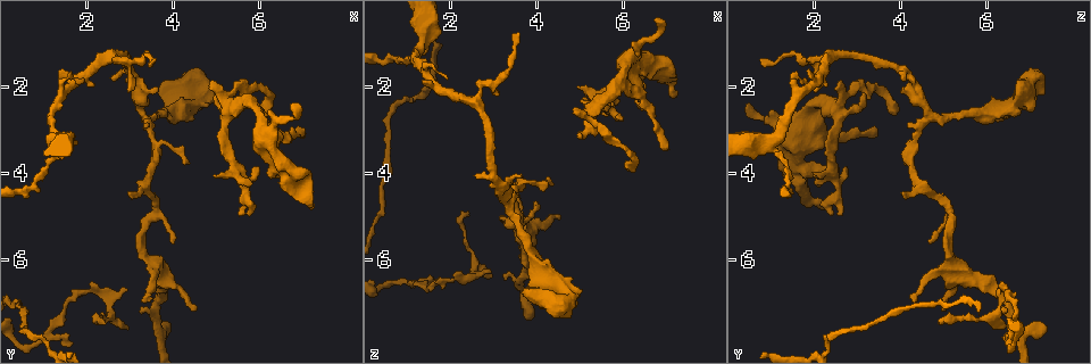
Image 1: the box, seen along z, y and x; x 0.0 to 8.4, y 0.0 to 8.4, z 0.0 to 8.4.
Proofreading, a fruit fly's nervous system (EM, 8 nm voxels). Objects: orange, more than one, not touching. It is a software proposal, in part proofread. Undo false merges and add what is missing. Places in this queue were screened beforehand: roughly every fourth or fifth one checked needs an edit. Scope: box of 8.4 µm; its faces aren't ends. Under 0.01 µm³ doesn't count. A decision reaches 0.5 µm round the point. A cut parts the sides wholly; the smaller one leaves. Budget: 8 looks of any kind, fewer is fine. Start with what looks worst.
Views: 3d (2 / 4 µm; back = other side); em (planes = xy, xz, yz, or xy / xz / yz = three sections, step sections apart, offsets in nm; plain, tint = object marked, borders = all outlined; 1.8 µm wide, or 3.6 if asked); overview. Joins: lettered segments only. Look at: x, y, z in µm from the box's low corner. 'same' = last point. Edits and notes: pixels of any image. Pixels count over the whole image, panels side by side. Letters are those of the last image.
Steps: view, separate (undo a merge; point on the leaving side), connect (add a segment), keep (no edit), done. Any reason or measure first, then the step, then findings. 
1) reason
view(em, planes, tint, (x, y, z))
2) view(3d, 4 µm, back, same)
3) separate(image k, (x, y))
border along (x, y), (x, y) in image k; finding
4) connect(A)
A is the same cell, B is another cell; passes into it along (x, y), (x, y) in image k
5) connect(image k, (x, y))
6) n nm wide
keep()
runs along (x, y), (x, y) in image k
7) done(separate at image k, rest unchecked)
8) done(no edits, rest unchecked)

an open end
view(3d, 4 µm, (7.25, 4.80, 2.10))

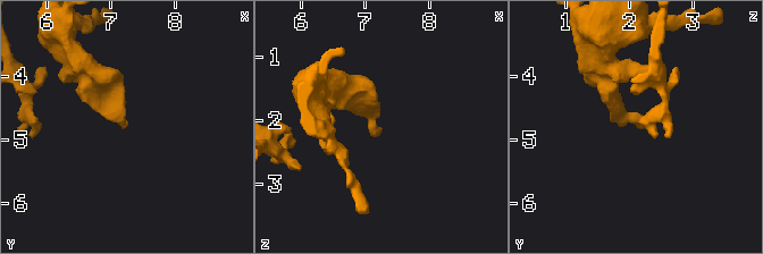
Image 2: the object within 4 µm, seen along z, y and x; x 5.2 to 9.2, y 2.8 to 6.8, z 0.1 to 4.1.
shape alone is not enough
view(em, yz, step 8, tint, (7.20, 4.80, 2.15))

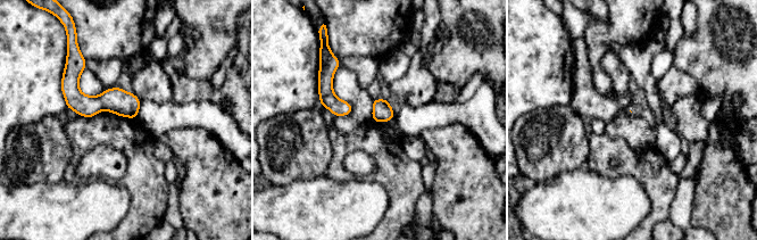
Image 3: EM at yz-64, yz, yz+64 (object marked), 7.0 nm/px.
another direction
view(em, xz, step 8, borders, same)

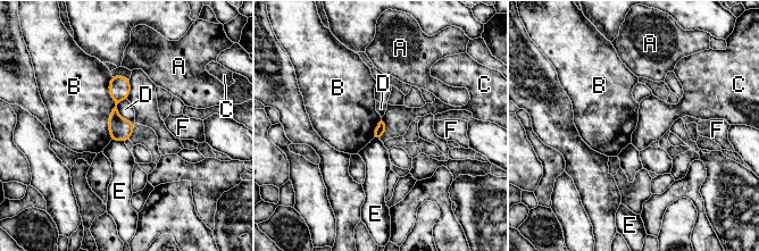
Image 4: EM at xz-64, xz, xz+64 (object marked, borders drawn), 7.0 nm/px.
B touches over 460 nm
keep()
A, B, C, D, E and F are other cells; runs along (114, 78), (115, 119), (123, 139) in image 4; none of them fits

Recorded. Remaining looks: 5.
view(3d, 4 µm, back, (5.00, 4.05, 1.95))

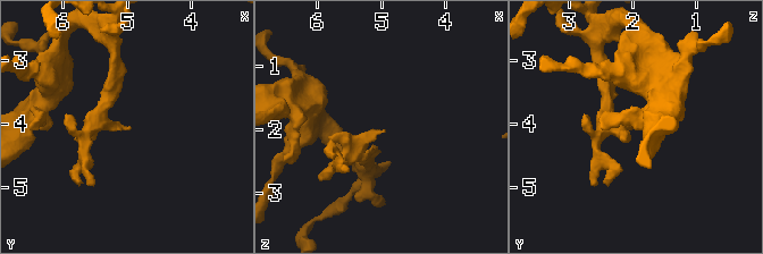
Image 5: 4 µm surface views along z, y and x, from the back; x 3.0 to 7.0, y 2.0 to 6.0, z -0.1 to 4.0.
now the EM
view(em, planes, borders, (4.95, 4.05, 2.00))

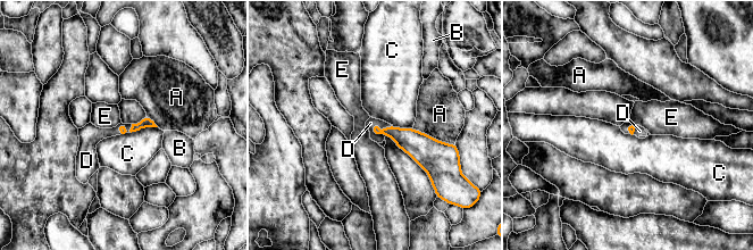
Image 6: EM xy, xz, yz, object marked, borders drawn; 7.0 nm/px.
connect(D)
D is the same cell, A, B, C and E are other cells; passes into it along (409, 140), (379, 128), (370, 123) in image 6; the neuron continues

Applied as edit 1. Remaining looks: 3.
free end
view(3d, 4 µm, (6.15, 2.70, 3.85))

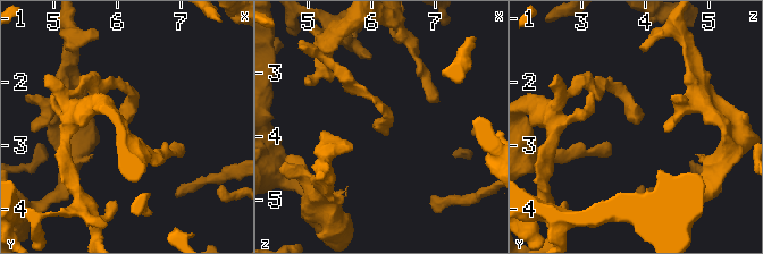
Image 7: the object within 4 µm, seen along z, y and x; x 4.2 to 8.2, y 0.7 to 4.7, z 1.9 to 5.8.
view(em, planes, borders, (6.15, 2.65, 3.85))

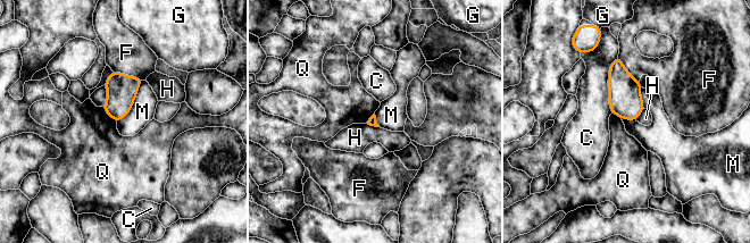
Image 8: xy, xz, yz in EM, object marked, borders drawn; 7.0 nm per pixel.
keep()
C, F, G, H, M and Q are other cells; border along (143, 81), (132, 108), (117, 122) in image 8; none of them fits

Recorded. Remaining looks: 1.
done(connect at image 6, rest unchecked)

